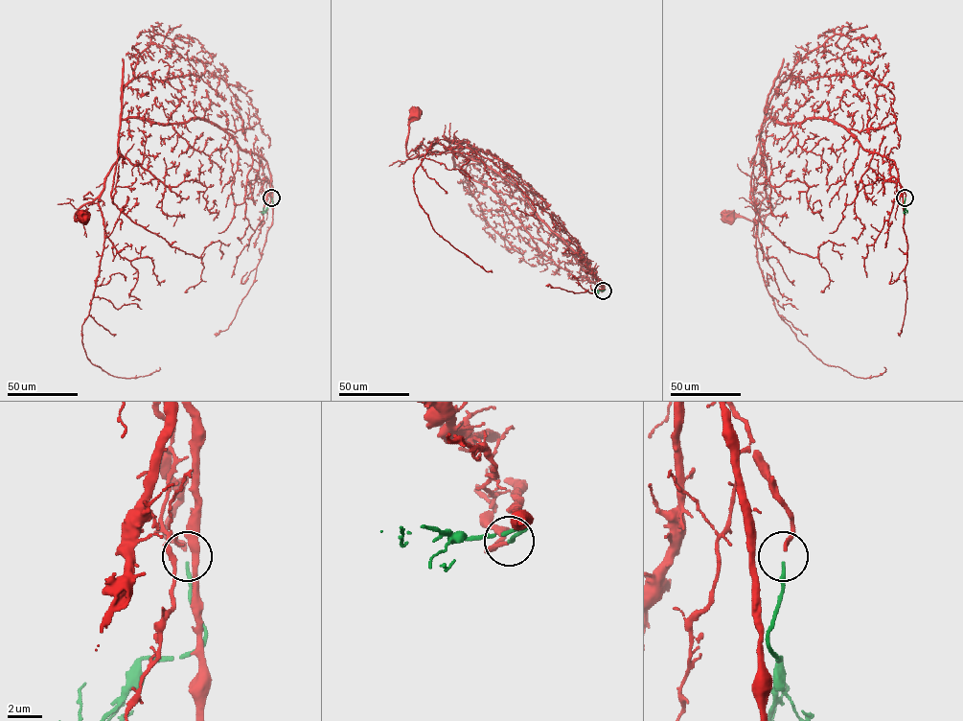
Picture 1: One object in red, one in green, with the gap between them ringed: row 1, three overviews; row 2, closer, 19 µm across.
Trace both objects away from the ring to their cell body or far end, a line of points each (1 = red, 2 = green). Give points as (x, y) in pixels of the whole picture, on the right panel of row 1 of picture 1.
1: (905, 197), (890, 164), (843, 127), (768, 118), (760, 151), (772, 210), (755, 220), (729, 217)
2: (905, 197), (904, 211)

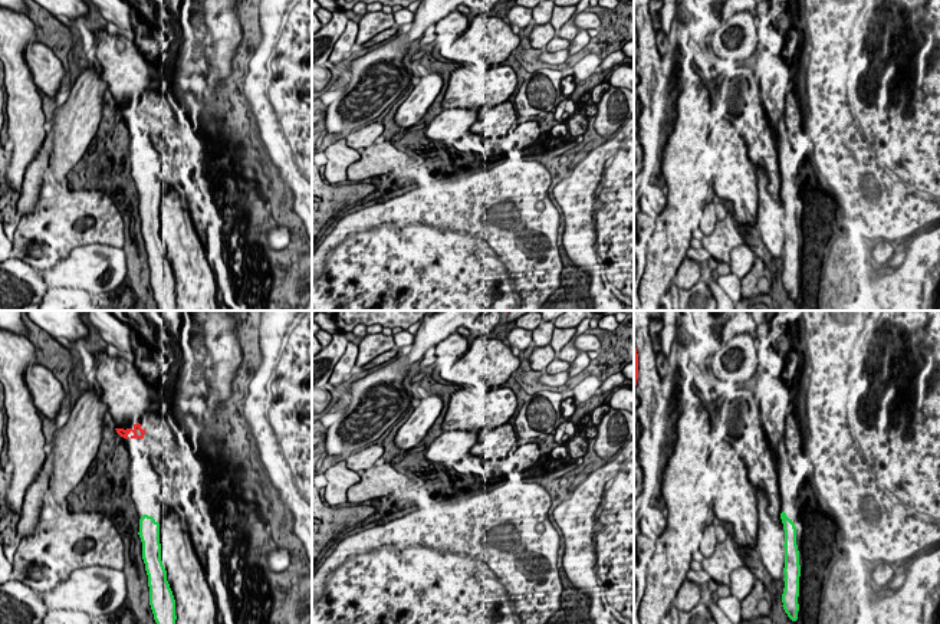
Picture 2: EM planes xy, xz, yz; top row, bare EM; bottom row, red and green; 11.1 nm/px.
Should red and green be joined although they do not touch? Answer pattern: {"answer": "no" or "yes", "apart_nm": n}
{"answer": "no", "apart_nm": 850}

